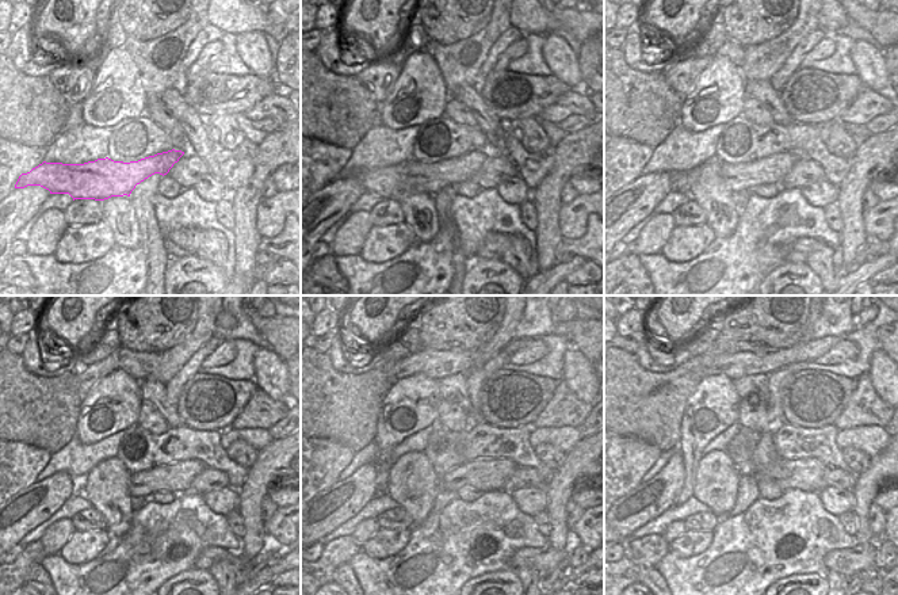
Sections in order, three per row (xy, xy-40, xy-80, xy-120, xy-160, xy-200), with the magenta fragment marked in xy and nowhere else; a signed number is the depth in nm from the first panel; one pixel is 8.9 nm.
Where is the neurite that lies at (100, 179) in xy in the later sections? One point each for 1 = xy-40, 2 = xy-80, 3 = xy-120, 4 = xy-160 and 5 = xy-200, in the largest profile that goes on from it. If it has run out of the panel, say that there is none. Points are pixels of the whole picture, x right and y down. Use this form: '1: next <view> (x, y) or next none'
1: next xy-40 (412, 176)
2: next xy-80 (744, 176)
3: next xy-120 (176, 477)
4: next xy-160 (484, 476)
5: next xy-200 (807, 475)

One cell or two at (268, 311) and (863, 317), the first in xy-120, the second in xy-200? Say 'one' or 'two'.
one

